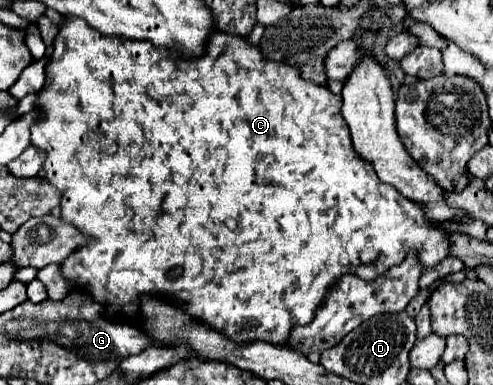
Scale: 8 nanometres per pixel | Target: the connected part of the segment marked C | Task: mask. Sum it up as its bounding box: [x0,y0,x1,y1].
[31,16,447,345]

